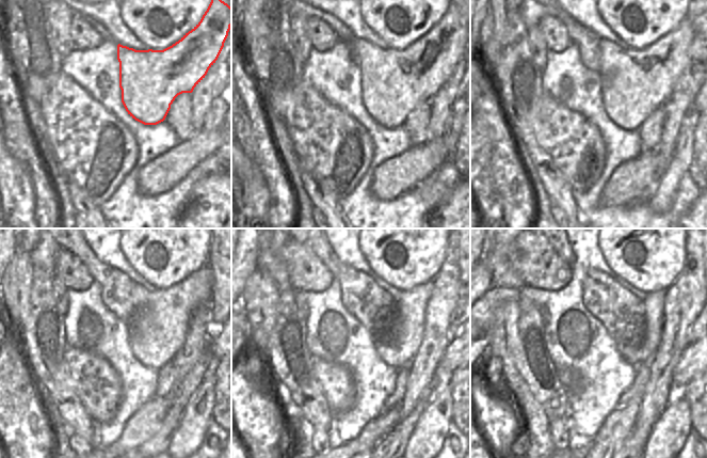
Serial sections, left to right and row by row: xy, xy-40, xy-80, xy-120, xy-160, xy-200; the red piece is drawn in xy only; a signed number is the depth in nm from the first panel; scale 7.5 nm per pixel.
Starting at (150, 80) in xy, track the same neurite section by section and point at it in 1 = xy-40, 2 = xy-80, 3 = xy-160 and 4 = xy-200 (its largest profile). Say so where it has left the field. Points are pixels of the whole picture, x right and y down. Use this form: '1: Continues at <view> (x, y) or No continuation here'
1: Continues at xy-40 (392, 82)
2: Continues at xy-80 (633, 82)
3: Continues at xy-160 (398, 352)
4: Continues at xy-200 (654, 301)

